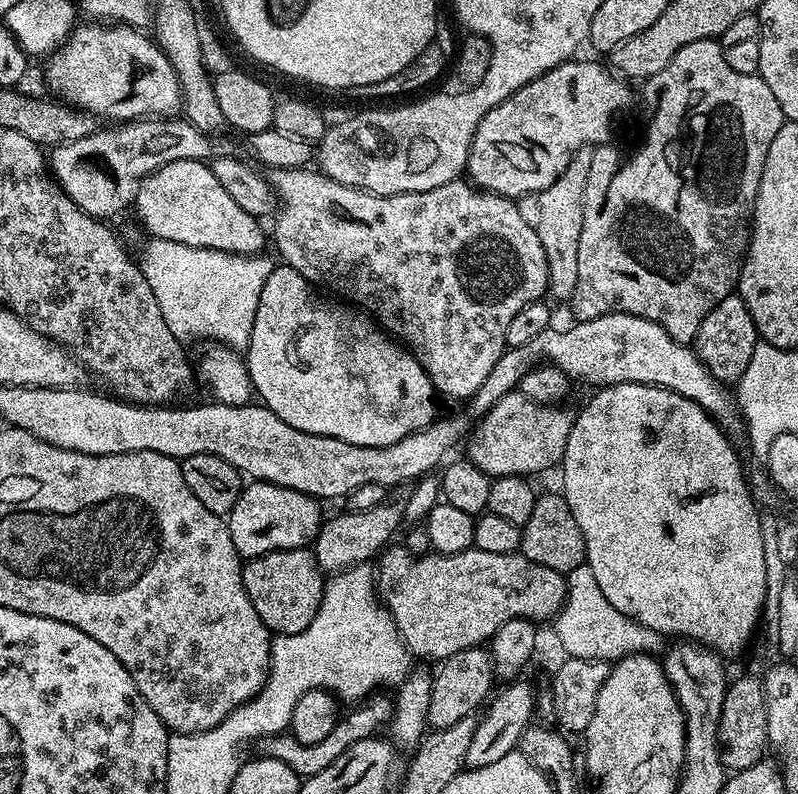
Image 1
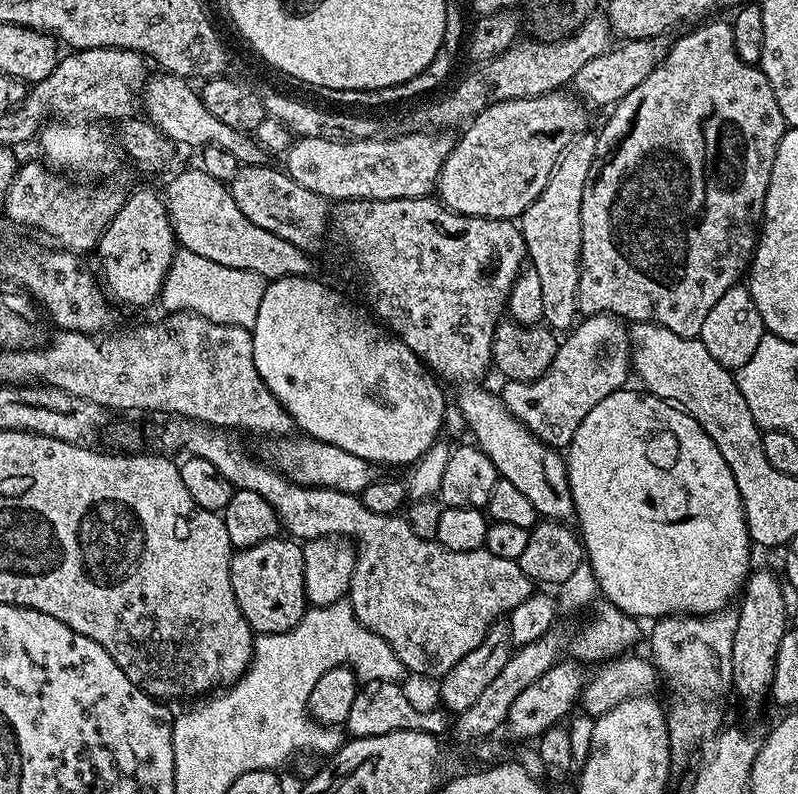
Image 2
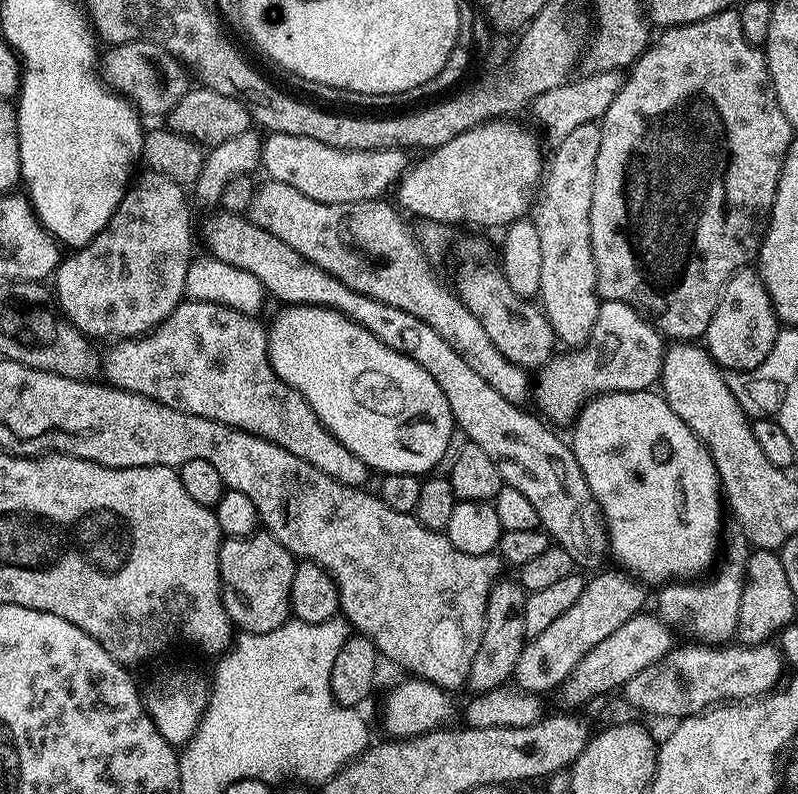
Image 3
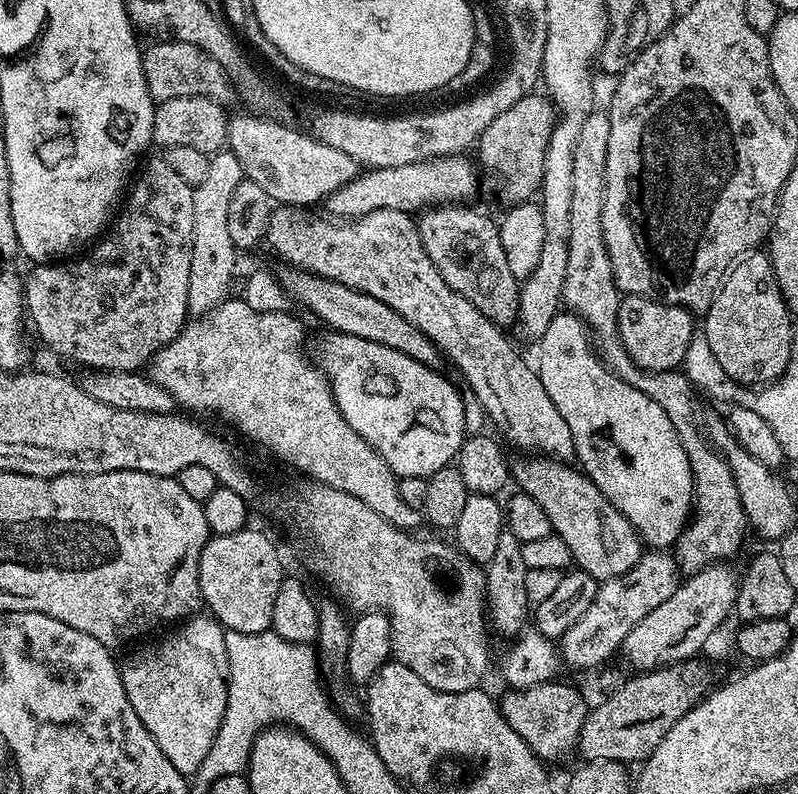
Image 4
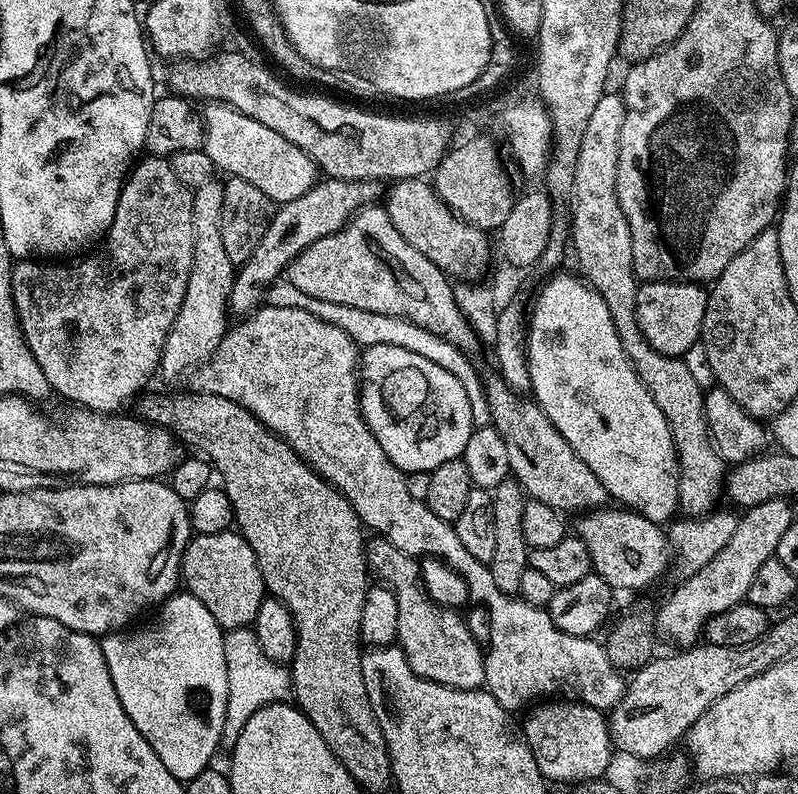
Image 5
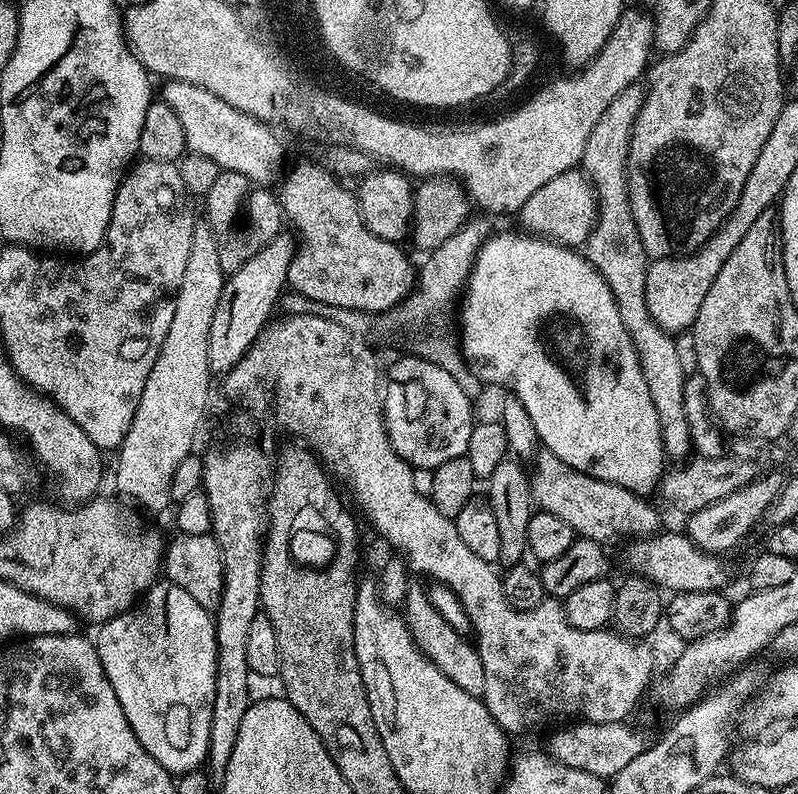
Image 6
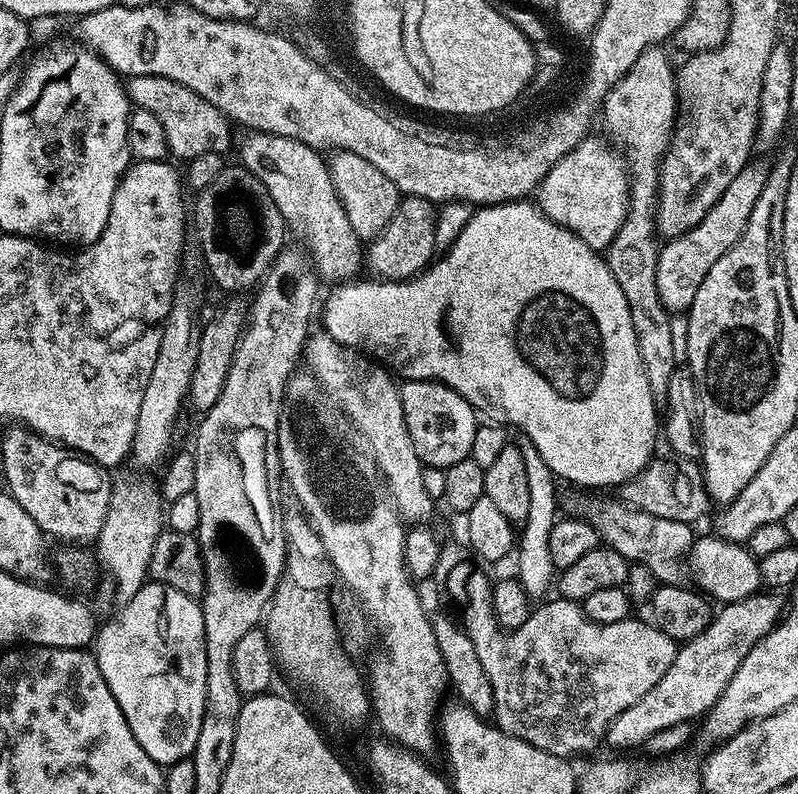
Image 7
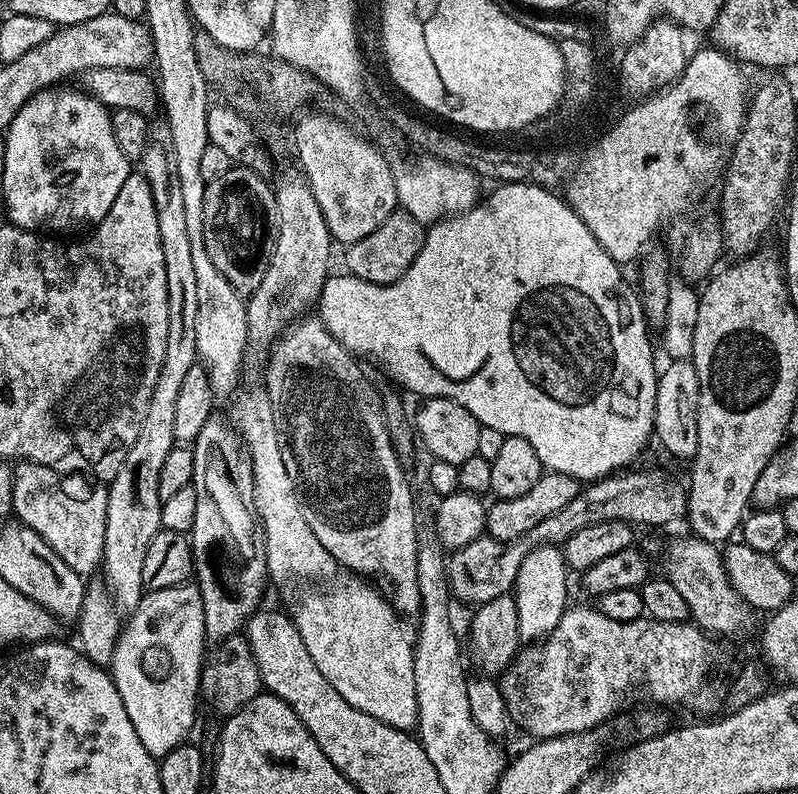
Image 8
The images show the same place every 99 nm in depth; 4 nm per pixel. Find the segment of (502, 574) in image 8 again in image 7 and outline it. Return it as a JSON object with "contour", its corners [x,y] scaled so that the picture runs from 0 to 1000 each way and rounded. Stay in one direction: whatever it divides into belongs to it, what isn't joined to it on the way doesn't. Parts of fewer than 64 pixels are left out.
{"contour":[[[836,573],[828,579],[827,576],[820,577],[794,603],[776,611],[776,628],[789,636],[791,640],[798,640],[810,647],[871,661],[872,655],[880,654],[882,644],[890,640],[878,586],[873,581],[861,579],[858,574]]]}

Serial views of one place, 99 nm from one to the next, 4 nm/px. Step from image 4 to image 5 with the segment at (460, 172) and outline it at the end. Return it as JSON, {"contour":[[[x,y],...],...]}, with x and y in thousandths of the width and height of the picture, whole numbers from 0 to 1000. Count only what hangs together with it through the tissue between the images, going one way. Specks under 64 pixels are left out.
{"contour":[[[406,224],[397,229],[387,242],[378,244],[378,249],[368,249],[368,254],[350,258],[341,268],[338,285],[333,285],[333,295],[328,295],[328,305],[323,305],[323,311],[318,314],[318,320],[313,320],[310,330],[299,334],[296,354],[288,365],[288,375],[286,377],[287,394],[292,399],[305,401],[312,398],[315,393],[320,393],[332,382],[336,363],[357,346],[361,334],[371,326],[373,320],[378,320],[378,315],[383,315],[390,307],[398,305],[398,300],[426,291],[452,262],[465,258],[470,253],[466,251],[471,246],[474,246],[472,248],[477,246],[476,237],[475,230],[464,227],[439,228]]]}

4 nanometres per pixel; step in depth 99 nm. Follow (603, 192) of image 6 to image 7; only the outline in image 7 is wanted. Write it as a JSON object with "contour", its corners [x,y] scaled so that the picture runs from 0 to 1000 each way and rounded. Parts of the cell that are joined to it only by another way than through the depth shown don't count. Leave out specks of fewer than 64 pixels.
{"contour":[[[827,58],[810,62],[805,73],[799,73],[799,78],[794,78],[787,92],[767,110],[754,137],[754,151],[757,146],[757,156],[768,171],[766,175],[784,193],[794,223],[787,276],[782,278],[782,288],[772,304],[759,315],[759,326],[774,360],[779,360],[779,368],[784,370],[797,424],[802,427],[805,458],[823,506],[836,505],[837,487],[850,462],[850,450],[845,446],[843,399],[825,368],[827,319],[822,307],[825,293],[820,271],[825,256],[825,203],[837,189],[850,150],[848,87],[845,81],[842,86],[842,76],[832,63]]]}

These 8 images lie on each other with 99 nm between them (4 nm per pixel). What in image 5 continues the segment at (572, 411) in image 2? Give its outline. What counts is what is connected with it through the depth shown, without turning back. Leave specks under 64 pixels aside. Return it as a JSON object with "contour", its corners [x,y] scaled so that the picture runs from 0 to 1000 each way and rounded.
{"contour":[[[813,353],[803,356],[797,365],[799,416],[805,416],[810,431],[815,431],[815,436],[820,436],[825,446],[856,451],[865,441],[865,436],[877,432],[877,417],[885,401],[886,384],[887,368],[882,358],[866,358],[858,353]]]}

